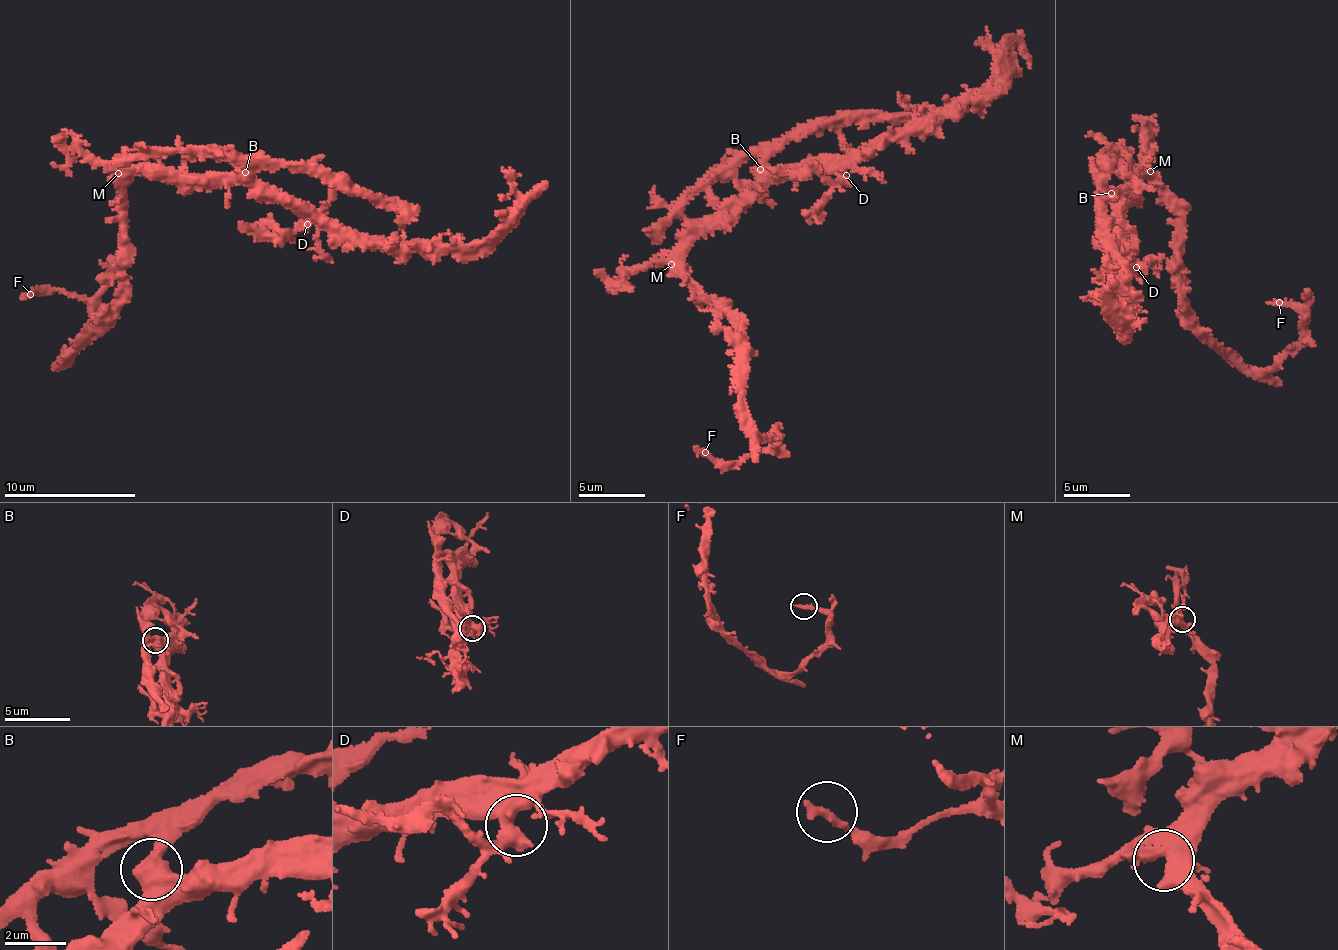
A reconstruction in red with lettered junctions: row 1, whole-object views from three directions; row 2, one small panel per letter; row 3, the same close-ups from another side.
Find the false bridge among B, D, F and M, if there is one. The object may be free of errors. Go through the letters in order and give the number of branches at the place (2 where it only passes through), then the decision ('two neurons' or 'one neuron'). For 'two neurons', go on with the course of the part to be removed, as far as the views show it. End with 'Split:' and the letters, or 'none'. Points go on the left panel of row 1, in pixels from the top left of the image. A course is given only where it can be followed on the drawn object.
B: 2 branches meet; two neurons; foreign part runs (246, 173), (281, 165), (323, 171), (419, 211)
D: 2 branches meet; one neuron
F: 1 branches meet; one neuron
M: 4 branches meet; one neuron
Split: B

